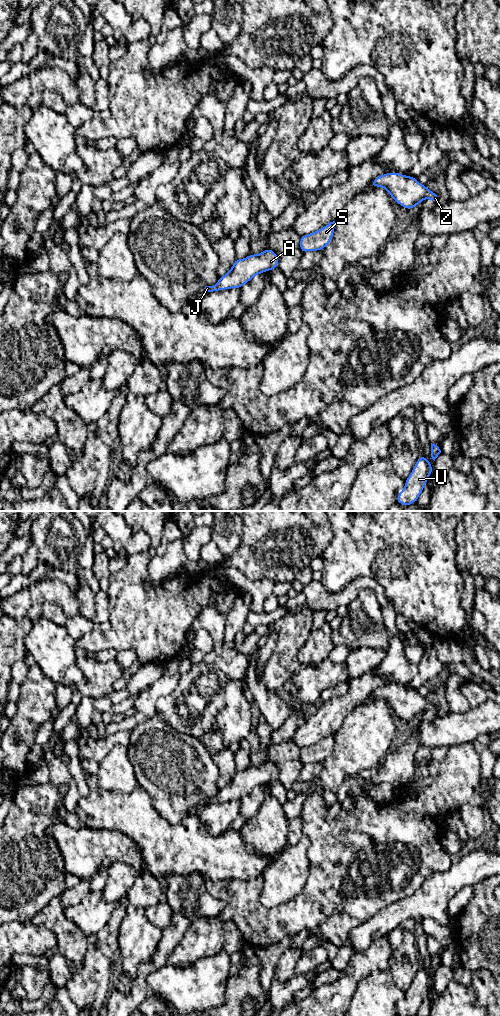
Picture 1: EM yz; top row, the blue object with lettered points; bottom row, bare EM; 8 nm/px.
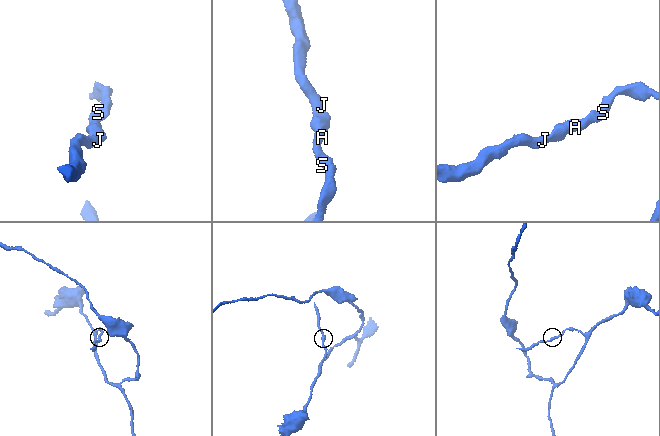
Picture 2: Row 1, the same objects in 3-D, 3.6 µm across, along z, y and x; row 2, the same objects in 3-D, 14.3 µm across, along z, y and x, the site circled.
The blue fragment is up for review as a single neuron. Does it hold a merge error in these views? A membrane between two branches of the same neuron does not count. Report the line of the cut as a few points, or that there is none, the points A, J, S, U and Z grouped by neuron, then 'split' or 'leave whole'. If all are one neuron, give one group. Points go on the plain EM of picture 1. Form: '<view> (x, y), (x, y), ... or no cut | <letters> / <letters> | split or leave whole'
no cut | A J S U Z | leave whole

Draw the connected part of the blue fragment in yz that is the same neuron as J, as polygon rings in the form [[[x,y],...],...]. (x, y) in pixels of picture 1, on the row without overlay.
[[[270,760],[257,767],[249,766],[245,771],[235,771],[229,784],[218,791],[213,798],[206,798],[208,804],[227,802],[231,800],[240,801],[254,788],[278,779],[278,768]]]

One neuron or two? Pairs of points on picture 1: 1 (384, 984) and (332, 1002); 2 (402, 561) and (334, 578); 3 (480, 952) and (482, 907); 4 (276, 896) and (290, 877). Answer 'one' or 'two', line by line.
1: two
2: one
3: one
4: one

